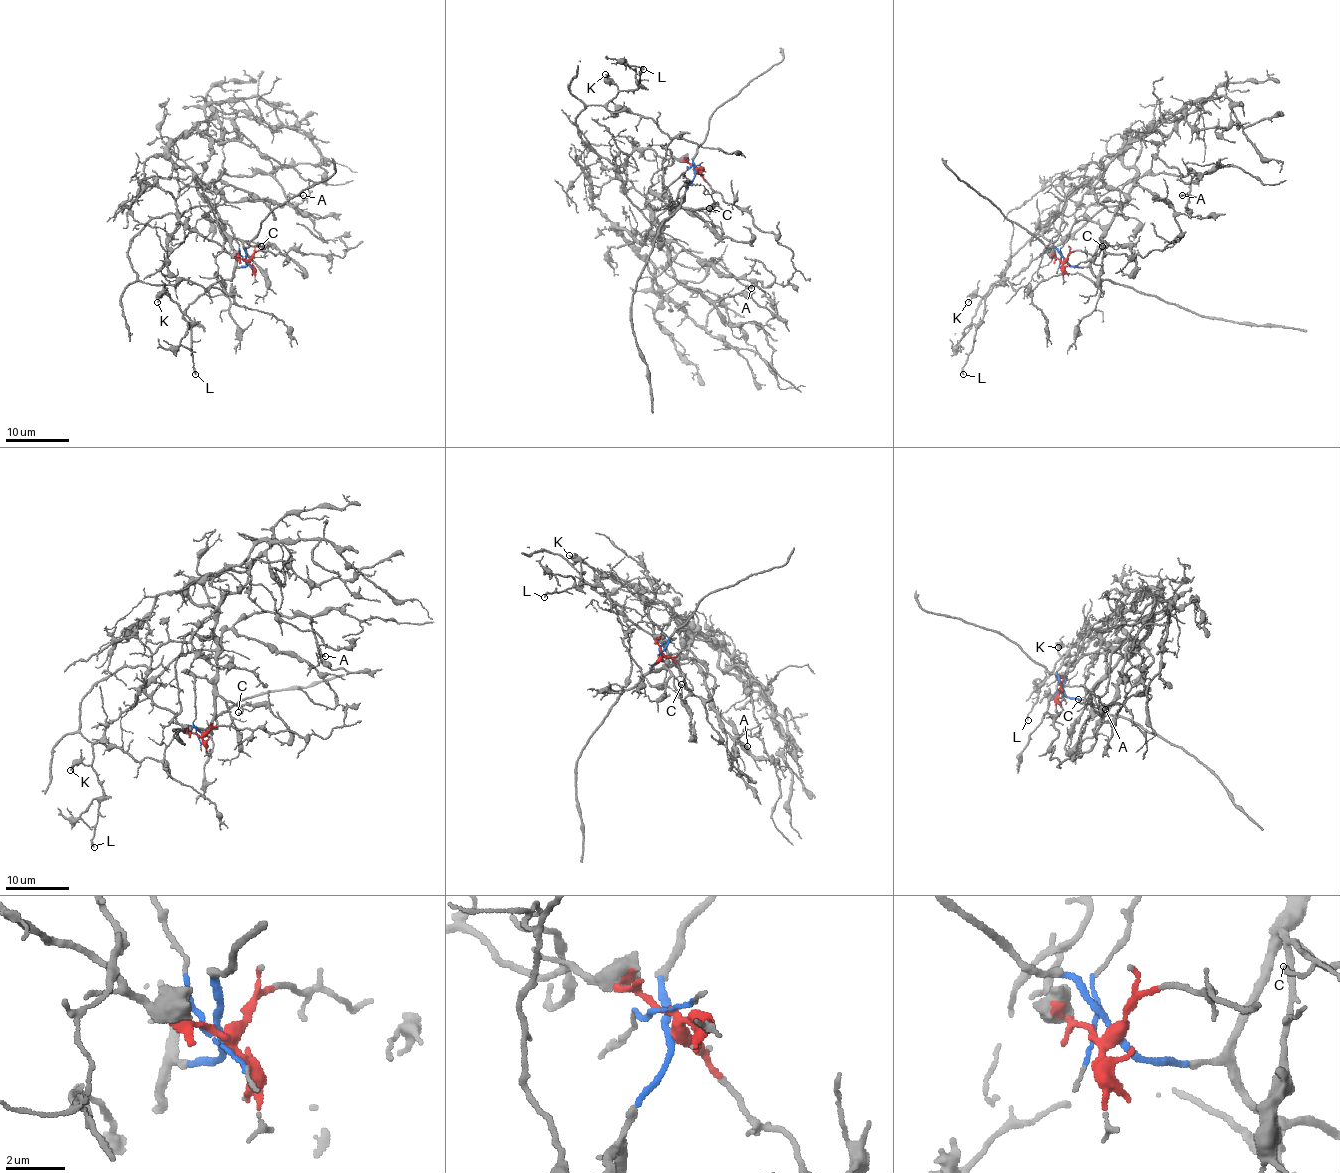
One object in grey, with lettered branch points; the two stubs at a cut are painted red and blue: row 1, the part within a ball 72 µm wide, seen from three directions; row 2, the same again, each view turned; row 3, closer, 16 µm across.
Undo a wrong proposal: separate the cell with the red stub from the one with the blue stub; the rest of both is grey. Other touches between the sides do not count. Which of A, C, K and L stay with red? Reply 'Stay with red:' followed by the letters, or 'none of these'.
Stay with red: K, L

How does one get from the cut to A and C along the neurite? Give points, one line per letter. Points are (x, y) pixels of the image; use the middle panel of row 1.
A: (694, 172), (684, 196), (664, 222), (672, 271), (680, 284), (715, 302), (752, 289)
C: (694, 172), (680, 206), (707, 214), (710, 212), (708, 207)

